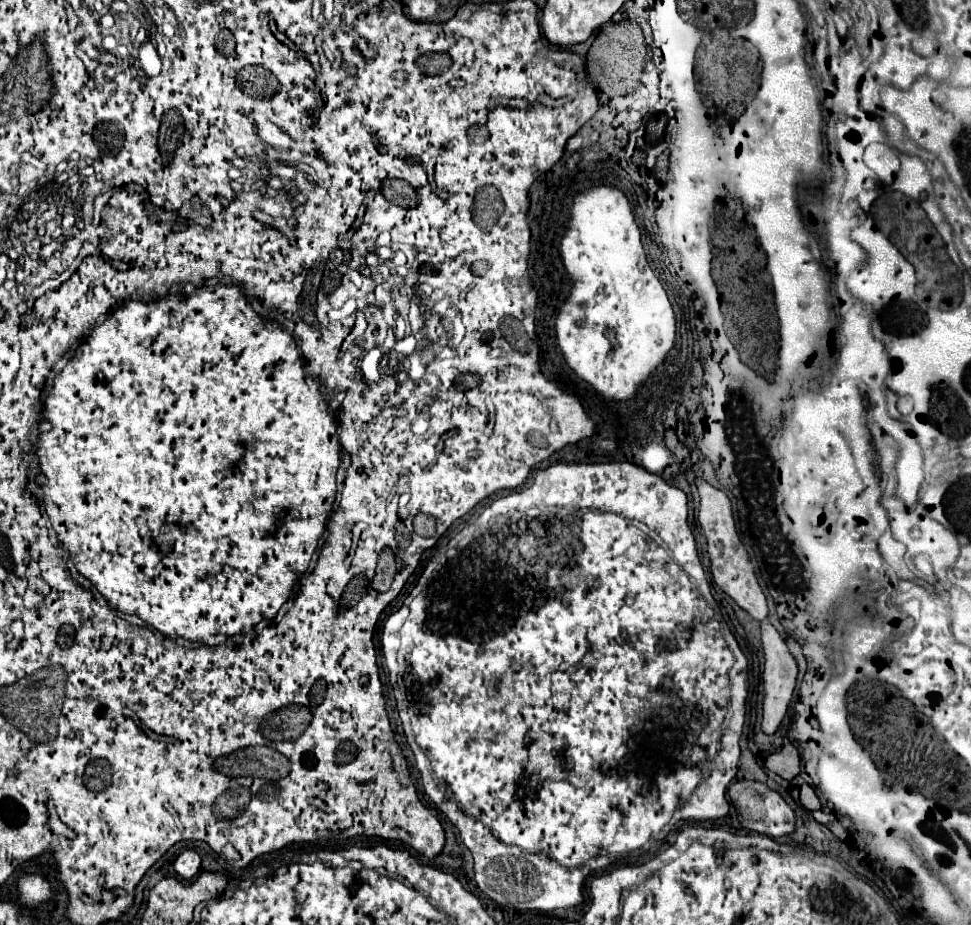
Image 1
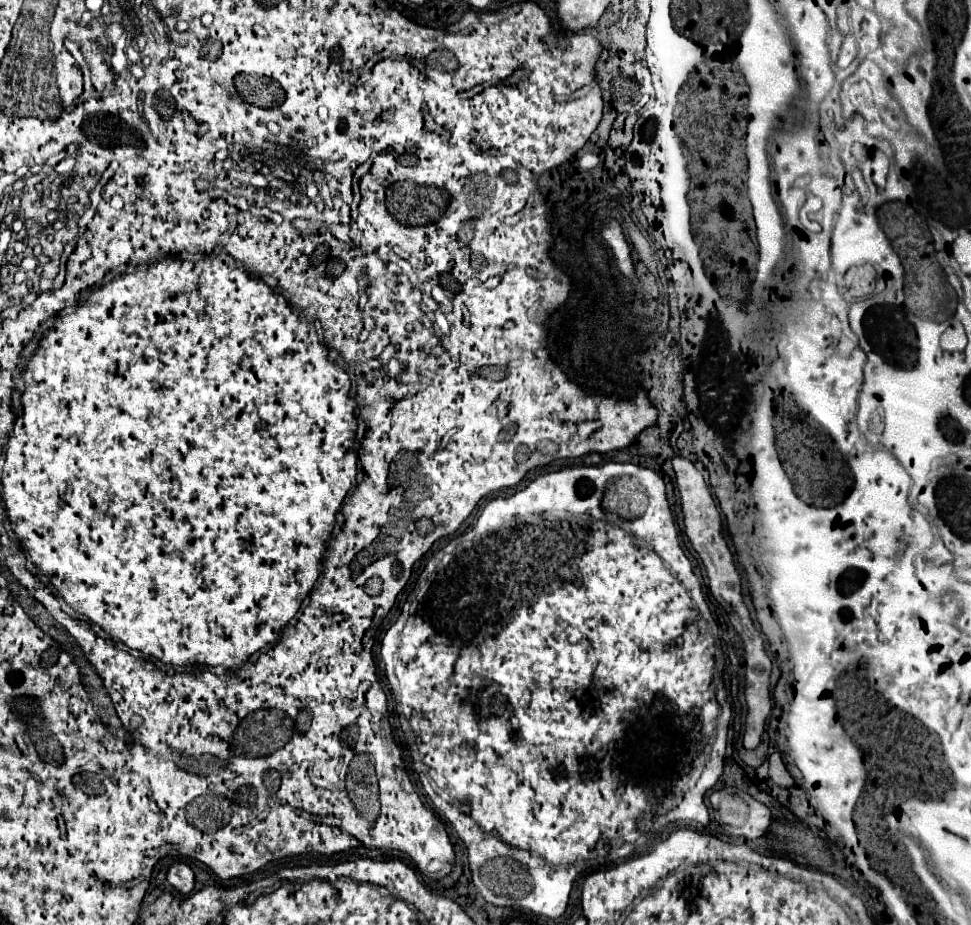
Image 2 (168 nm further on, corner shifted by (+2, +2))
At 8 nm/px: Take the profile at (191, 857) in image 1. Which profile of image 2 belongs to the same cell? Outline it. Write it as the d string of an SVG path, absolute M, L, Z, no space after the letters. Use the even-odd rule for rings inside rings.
M174 863L170 869L168 869L168 875L166 875L168 883L182 895L188 895L194 887L194 873L188 865L184 863Z

